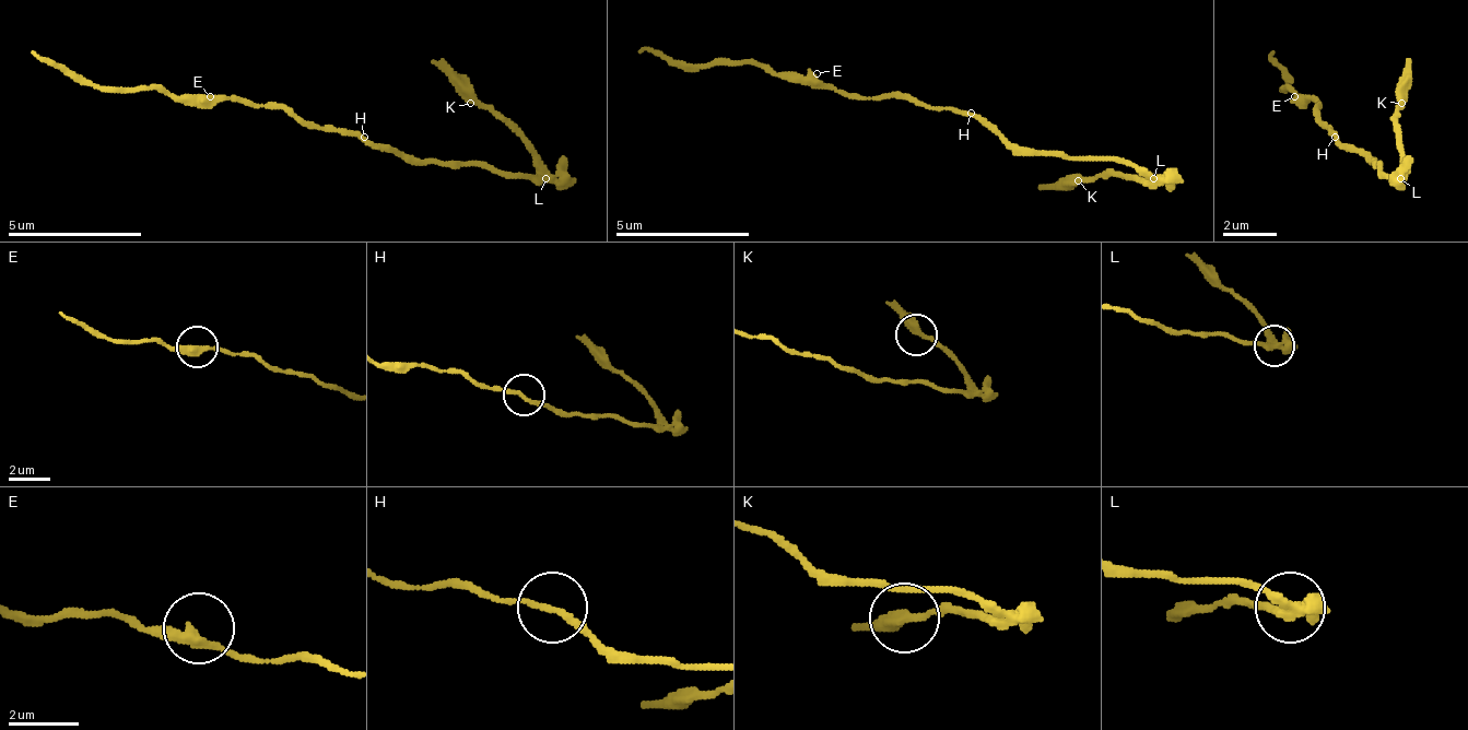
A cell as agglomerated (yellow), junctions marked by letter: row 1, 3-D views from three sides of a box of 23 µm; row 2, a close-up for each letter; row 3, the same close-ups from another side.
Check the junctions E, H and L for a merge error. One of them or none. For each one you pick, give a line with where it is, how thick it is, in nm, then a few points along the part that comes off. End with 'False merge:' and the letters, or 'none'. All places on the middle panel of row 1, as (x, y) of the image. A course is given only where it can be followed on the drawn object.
L: place (1153, 178); calibre 320 nm; course (1151, 180), (1104, 173), (1037, 187)
False merge: L

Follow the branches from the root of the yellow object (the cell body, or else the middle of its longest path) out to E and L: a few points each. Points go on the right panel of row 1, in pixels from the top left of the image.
E: (1335, 137), (1322, 124), (1322, 109), (1315, 103), (1301, 103), (1294, 96)
L: (1335, 137), (1341, 143), (1348, 143), (1367, 163), (1382, 163), (1382, 169), (1388, 177), (1401, 177)

